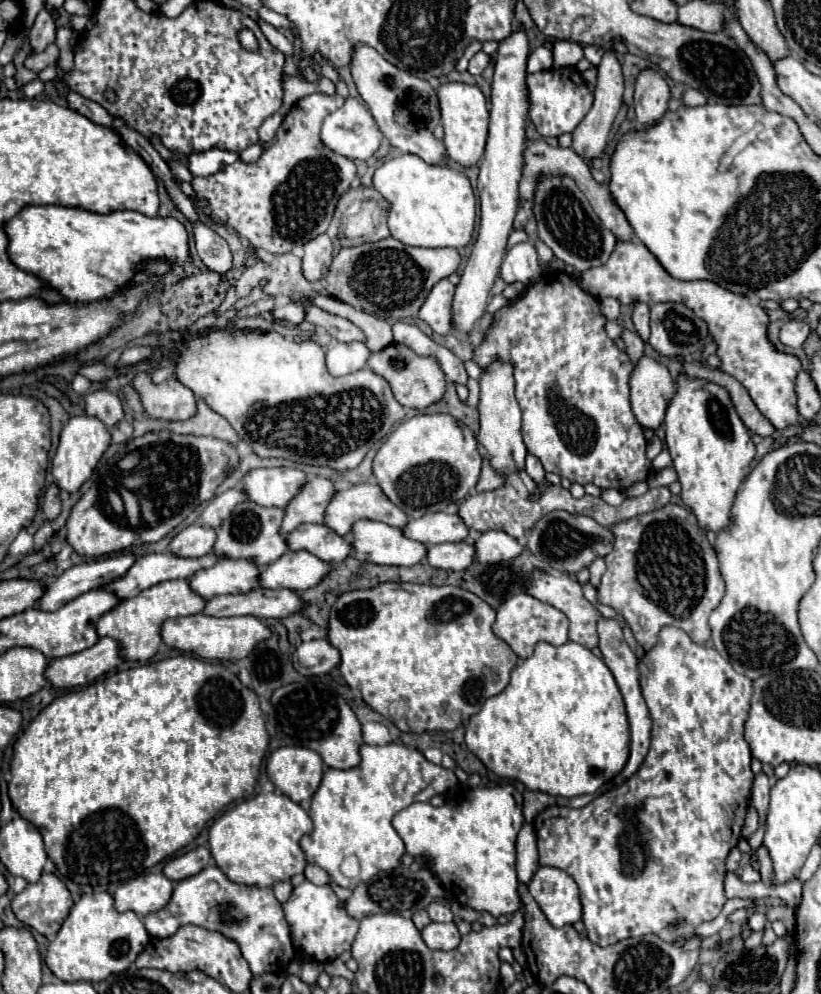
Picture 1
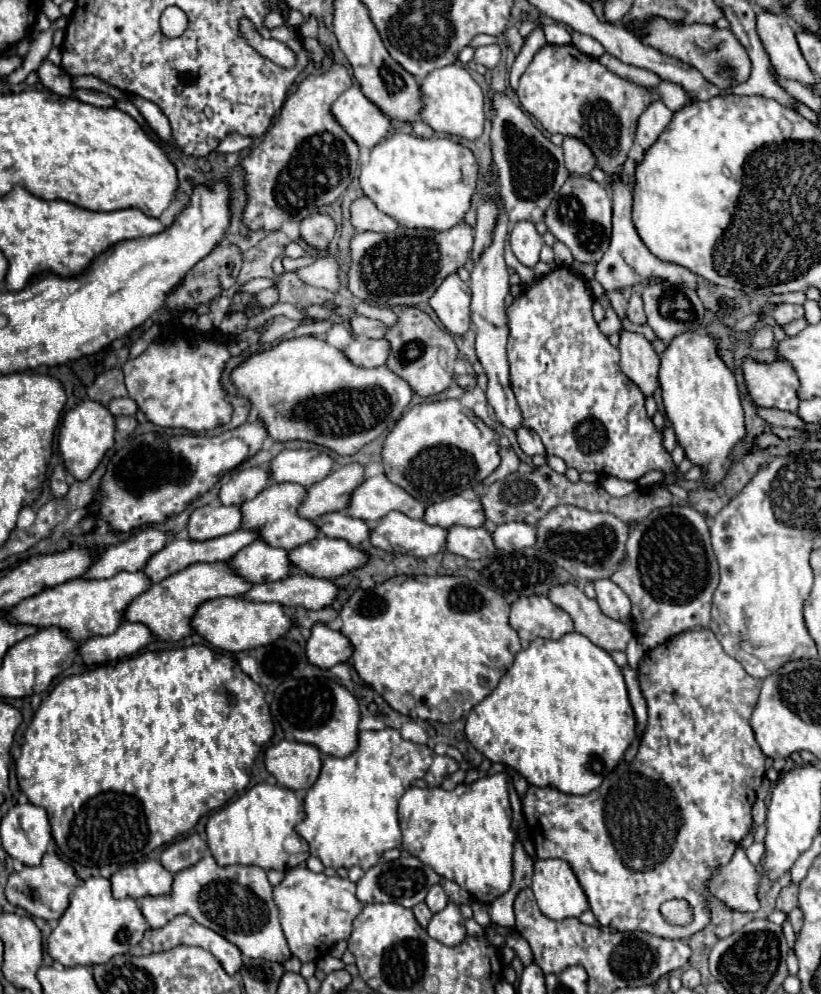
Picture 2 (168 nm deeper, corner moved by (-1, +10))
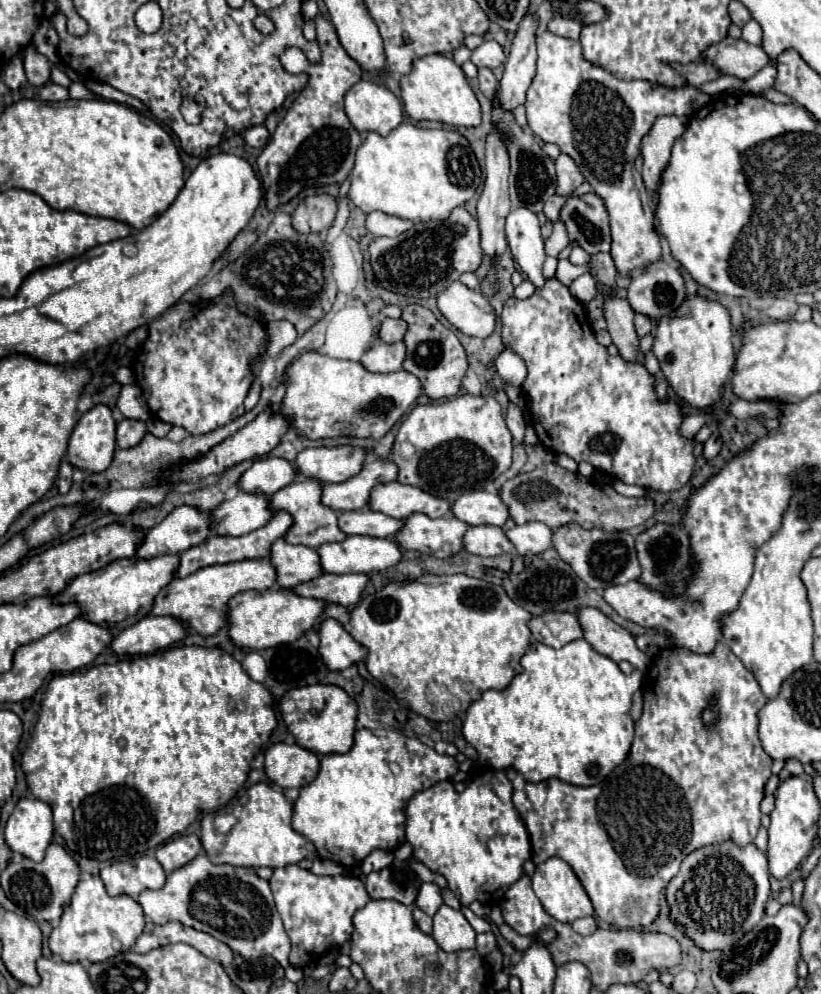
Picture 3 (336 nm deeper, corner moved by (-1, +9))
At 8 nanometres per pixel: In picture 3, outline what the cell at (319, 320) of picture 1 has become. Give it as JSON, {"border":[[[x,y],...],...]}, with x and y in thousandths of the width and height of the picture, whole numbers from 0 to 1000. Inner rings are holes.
{"border":[[[467,320],[467,324],[464,324],[464,332],[462,332],[462,340],[464,340],[467,344],[479,346],[479,344],[491,342],[493,334],[496,334],[496,324],[493,324],[493,322],[488,322],[488,320],[486,320],[486,322]]]}

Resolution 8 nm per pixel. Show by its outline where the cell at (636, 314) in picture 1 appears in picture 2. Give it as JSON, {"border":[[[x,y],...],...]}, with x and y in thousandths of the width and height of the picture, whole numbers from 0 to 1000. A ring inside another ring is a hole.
{"border":[[[771,295],[766,301],[766,311],[764,311],[764,321],[773,327],[786,325],[786,313],[783,313],[783,301],[778,295]]]}

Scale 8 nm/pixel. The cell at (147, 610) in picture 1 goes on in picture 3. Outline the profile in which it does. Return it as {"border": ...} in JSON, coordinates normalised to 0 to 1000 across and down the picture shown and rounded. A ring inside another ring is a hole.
{"border":[[[325,561],[252,569],[247,573],[240,573],[238,577],[230,577],[228,581],[213,581],[206,590],[201,590],[196,598],[189,602],[186,618],[189,620],[213,620],[228,626],[235,636],[255,640],[274,630],[276,608],[286,598],[298,596],[298,594],[311,594],[311,592],[325,594],[328,590],[335,590],[335,584],[337,584],[335,569]]]}

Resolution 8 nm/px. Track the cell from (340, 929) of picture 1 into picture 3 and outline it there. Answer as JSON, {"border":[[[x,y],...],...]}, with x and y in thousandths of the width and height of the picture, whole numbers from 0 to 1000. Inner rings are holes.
{"border":[[[359,869],[335,873],[333,881],[328,885],[328,891],[330,891],[330,897],[335,901],[335,909],[337,909],[337,915],[342,920],[345,932],[347,932],[352,944],[354,944],[354,964],[352,966],[354,966],[354,972],[359,972],[359,974],[371,974],[376,970],[386,970],[386,966],[396,958],[408,956],[420,946],[425,946],[425,942],[432,936],[430,928],[428,928],[430,920],[452,905],[447,895],[445,895],[445,889],[437,883],[430,883],[430,881],[423,881],[423,879],[415,879],[415,881],[384,881],[376,875],[369,875]]]}

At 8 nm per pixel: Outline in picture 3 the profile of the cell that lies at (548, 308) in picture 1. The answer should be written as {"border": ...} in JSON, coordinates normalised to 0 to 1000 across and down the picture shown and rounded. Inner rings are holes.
{"border":[[[669,280],[661,292],[654,292],[642,302],[620,300],[613,308],[613,344],[627,352],[642,366],[642,384],[637,394],[644,400],[649,431],[659,447],[681,457],[695,459],[700,465],[717,465],[722,471],[754,481],[761,487],[776,487],[800,495],[832,491],[847,469],[847,443],[827,437],[832,414],[822,402],[803,402],[798,380],[781,364],[761,364],[756,358],[742,358],[739,350],[725,342],[720,324],[693,290],[678,280]]]}

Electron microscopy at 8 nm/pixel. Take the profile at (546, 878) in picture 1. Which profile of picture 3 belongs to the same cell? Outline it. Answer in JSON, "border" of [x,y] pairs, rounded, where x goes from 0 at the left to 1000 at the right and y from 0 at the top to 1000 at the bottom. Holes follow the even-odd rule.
{"border":[[[669,863],[649,879],[649,895],[661,913],[681,928],[698,928],[722,920],[722,909],[705,883],[683,863]]]}

